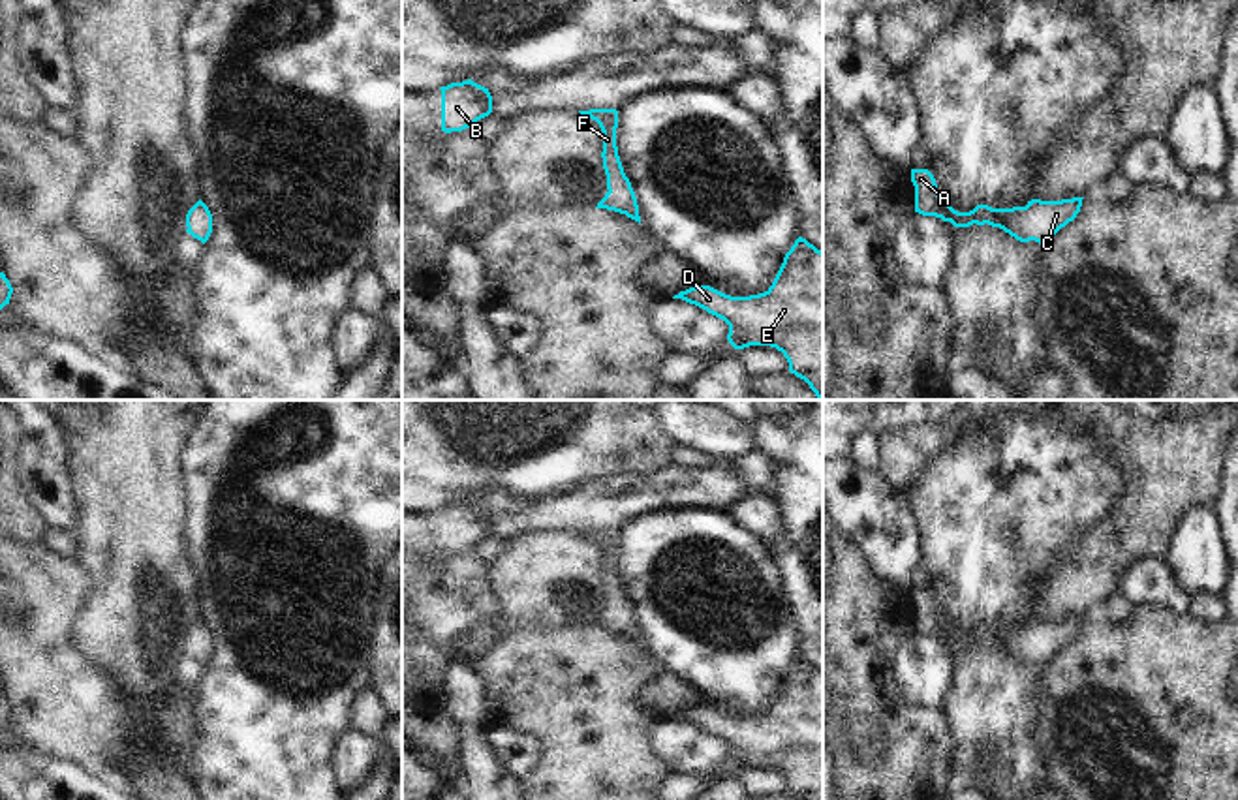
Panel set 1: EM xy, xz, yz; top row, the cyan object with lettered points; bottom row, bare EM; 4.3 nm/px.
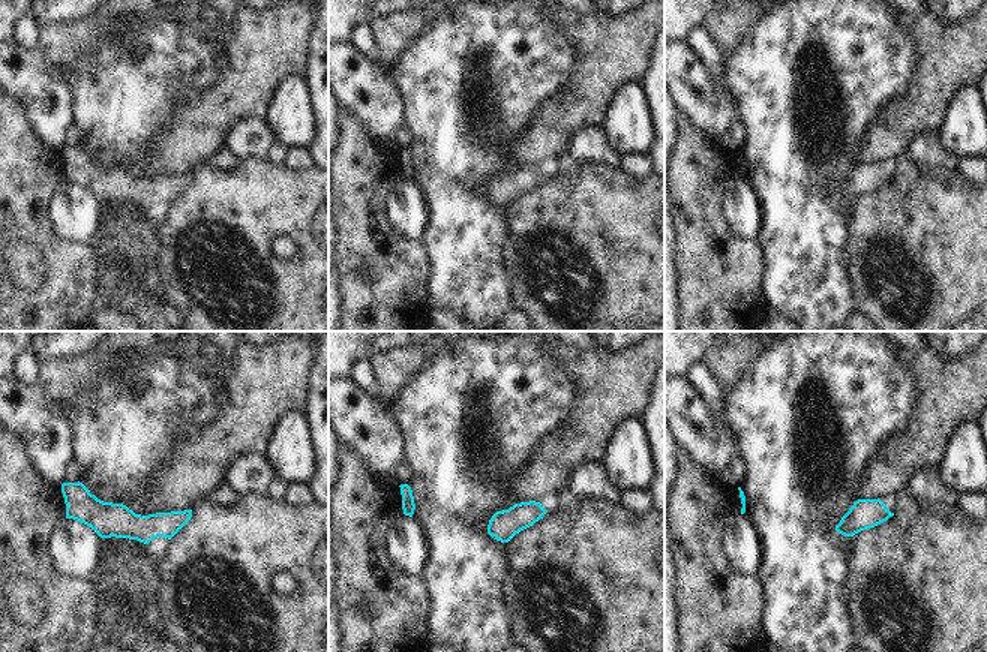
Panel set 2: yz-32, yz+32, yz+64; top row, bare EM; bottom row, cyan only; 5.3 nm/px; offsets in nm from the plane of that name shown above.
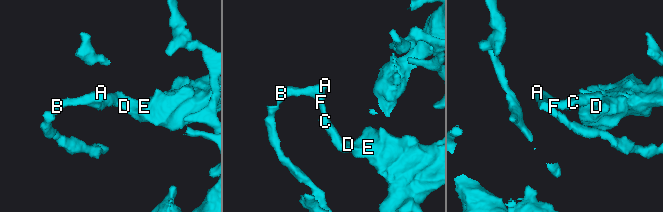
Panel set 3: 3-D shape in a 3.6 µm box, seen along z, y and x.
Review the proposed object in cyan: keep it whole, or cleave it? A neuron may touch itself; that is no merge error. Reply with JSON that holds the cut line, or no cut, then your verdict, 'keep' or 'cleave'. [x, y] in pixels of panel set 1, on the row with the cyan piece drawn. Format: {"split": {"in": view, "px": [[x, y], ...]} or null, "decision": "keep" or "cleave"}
{"split": null, "decision": "keep"}

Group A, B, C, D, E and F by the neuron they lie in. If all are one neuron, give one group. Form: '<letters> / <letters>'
A B C D E F

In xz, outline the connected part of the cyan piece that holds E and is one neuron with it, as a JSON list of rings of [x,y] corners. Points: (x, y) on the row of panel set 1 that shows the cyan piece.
[[[806,238],[795,240],[765,293],[731,297],[695,285],[673,299],[723,319],[735,349],[770,346],[781,351],[789,372],[823,400],[823,252]]]

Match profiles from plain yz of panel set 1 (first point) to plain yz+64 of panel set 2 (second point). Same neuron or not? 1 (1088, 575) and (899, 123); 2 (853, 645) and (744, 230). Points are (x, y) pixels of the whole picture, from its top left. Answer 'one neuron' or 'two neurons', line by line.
1: one neuron
2: two neurons

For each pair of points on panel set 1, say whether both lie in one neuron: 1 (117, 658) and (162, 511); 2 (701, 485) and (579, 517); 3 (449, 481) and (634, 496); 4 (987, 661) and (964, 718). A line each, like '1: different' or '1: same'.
1: same
2: same
3: different
4: same

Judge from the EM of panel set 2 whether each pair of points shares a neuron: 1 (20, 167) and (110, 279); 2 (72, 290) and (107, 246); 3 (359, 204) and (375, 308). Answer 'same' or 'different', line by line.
1: different
2: different
3: same

